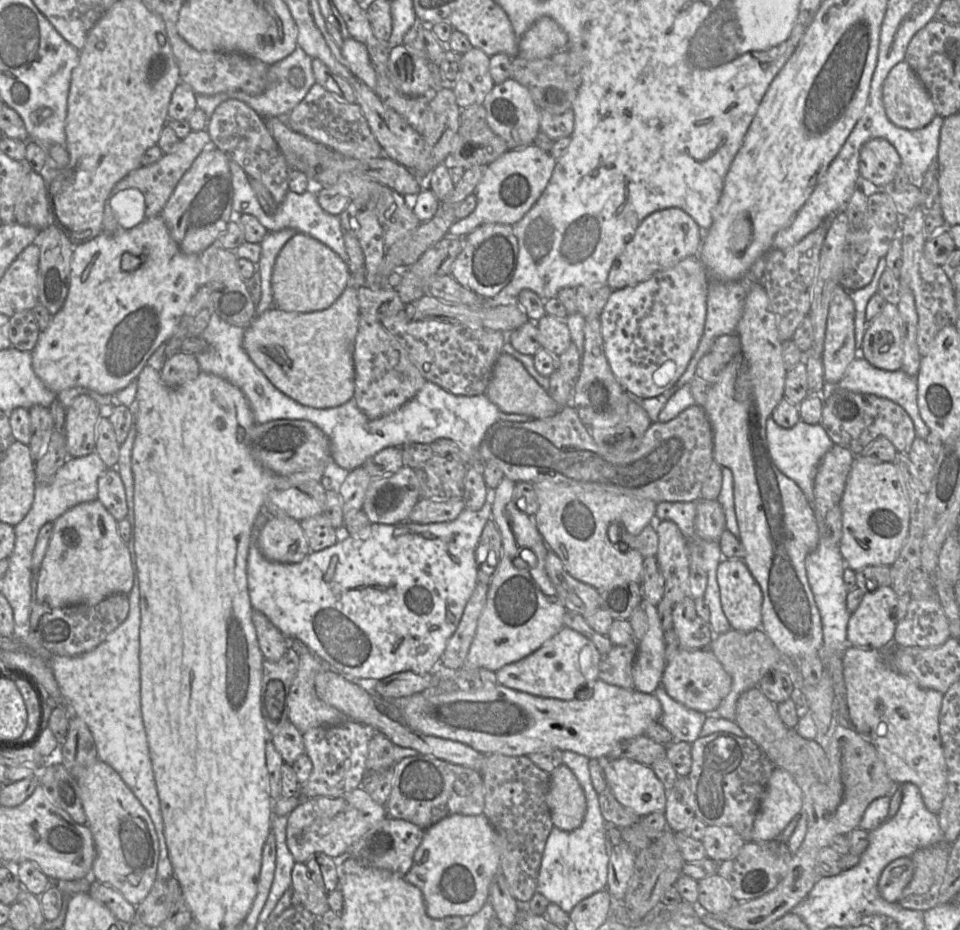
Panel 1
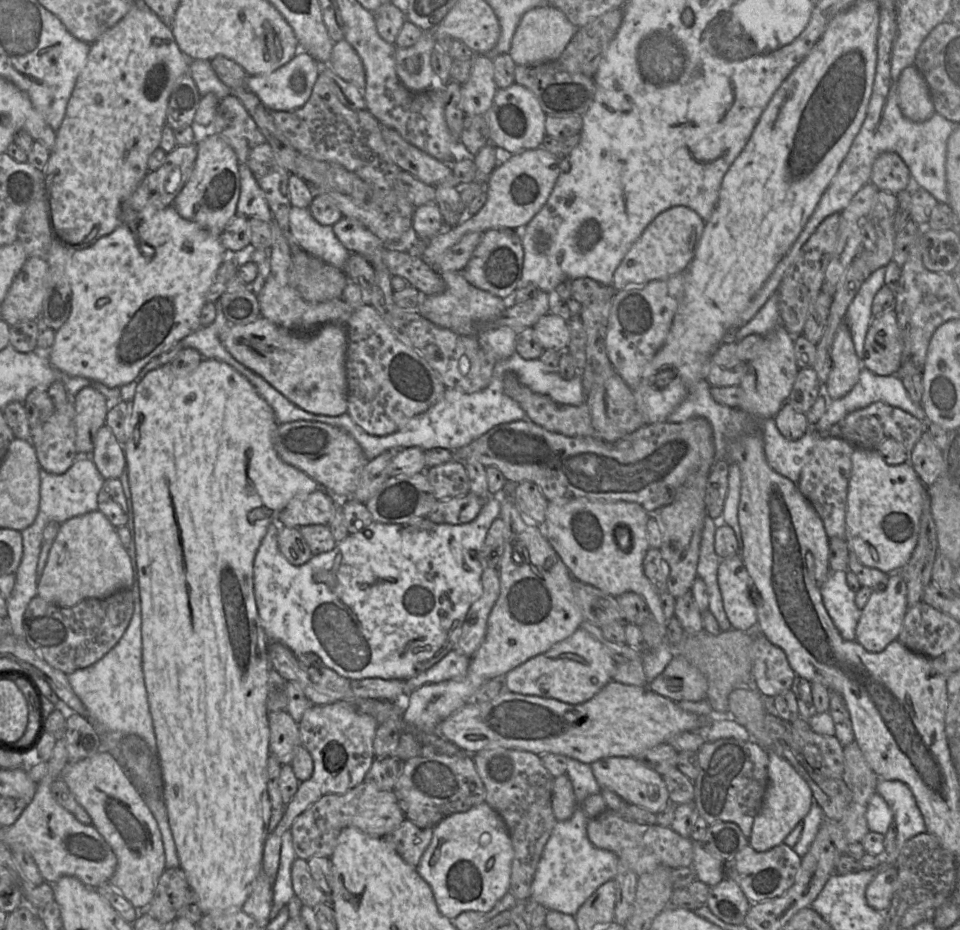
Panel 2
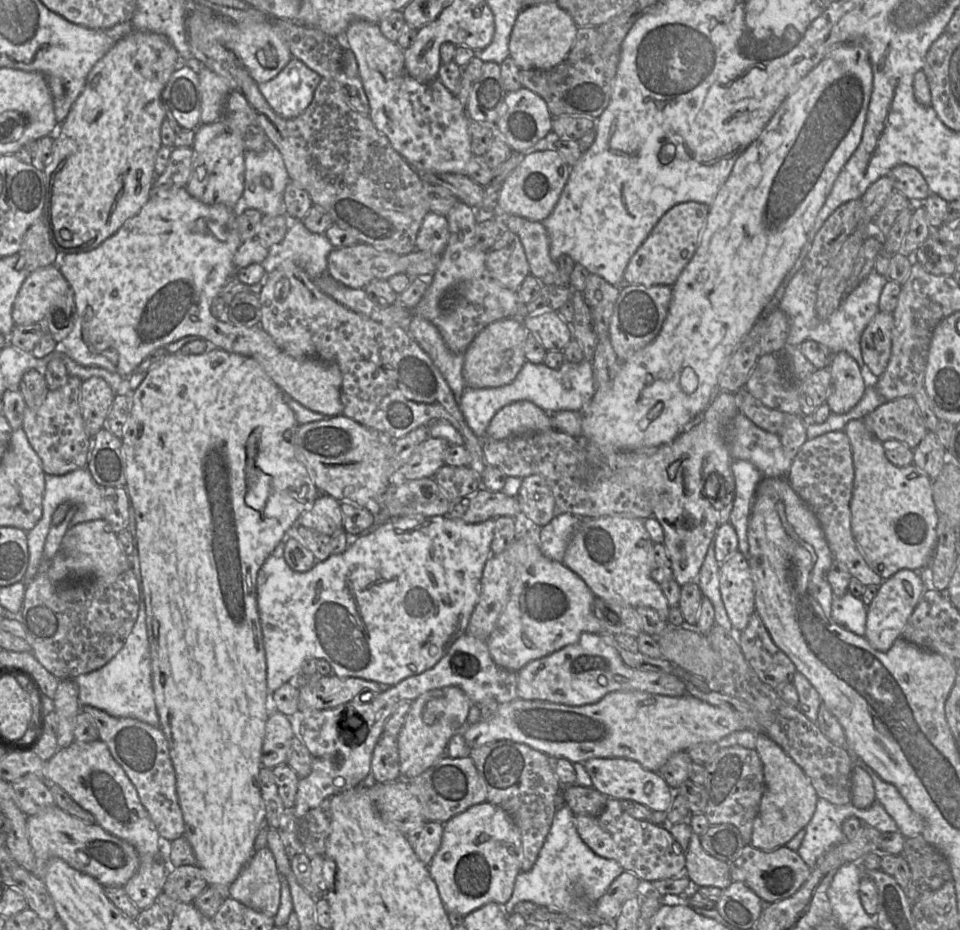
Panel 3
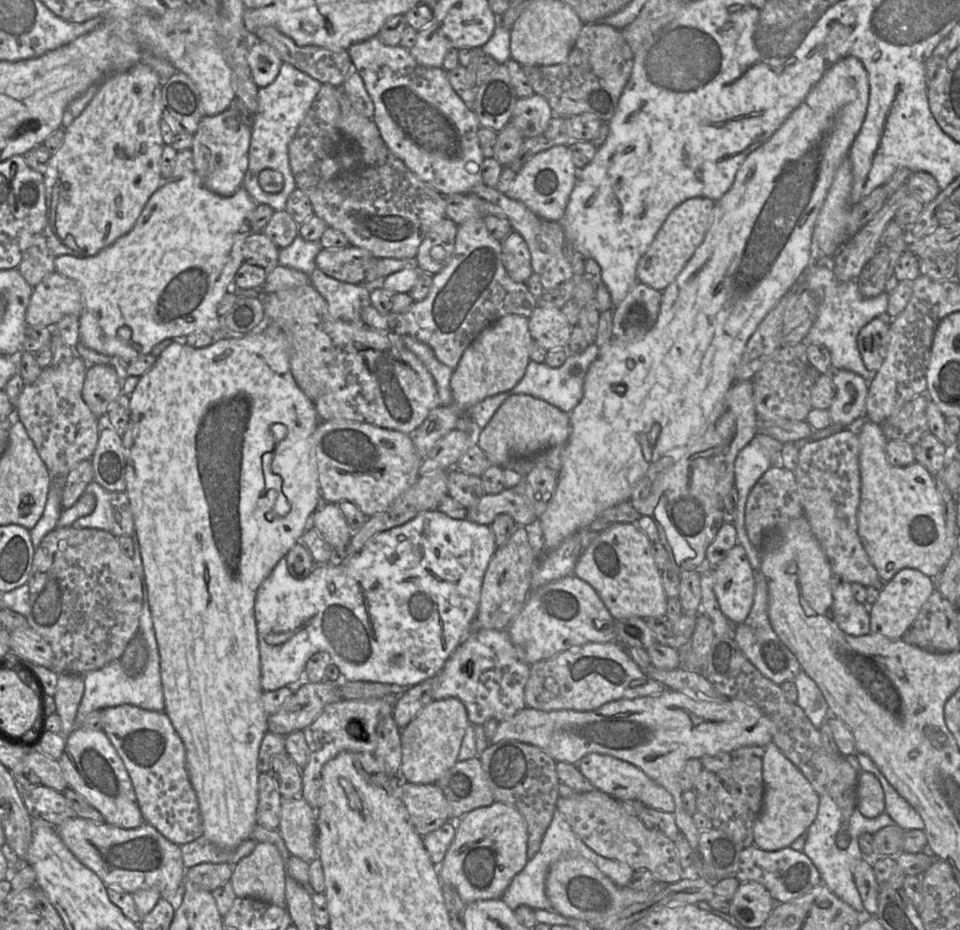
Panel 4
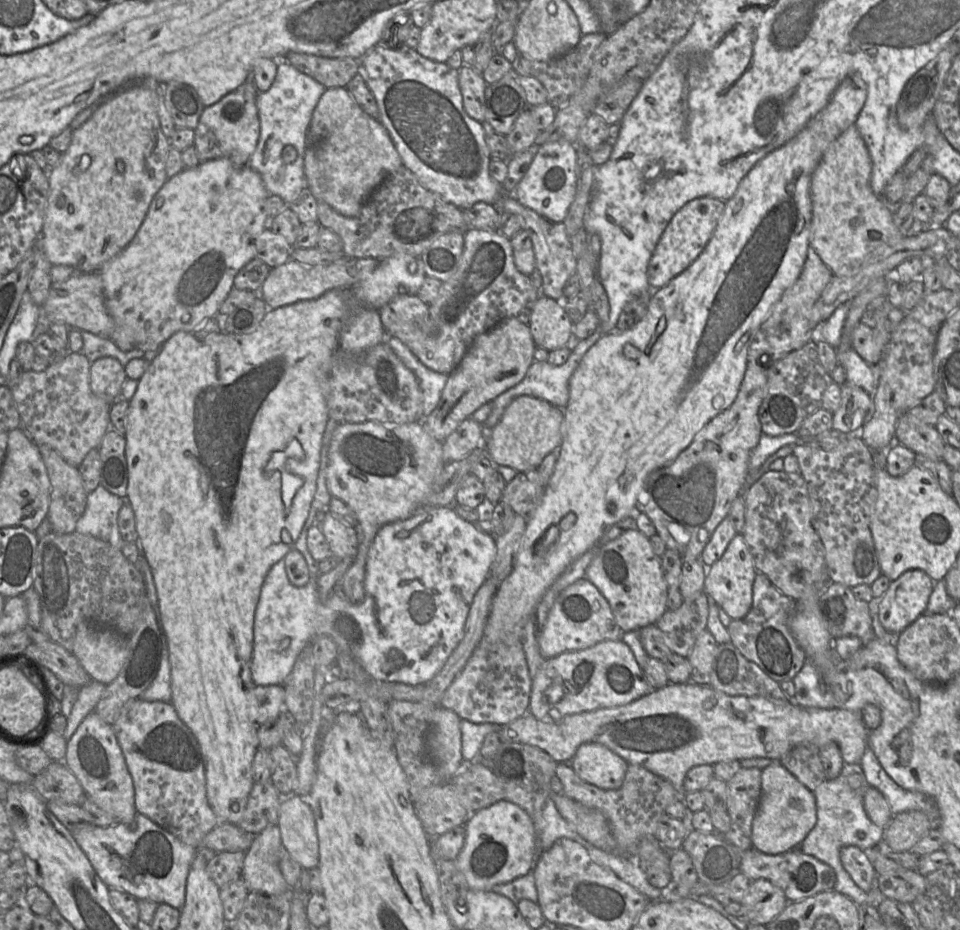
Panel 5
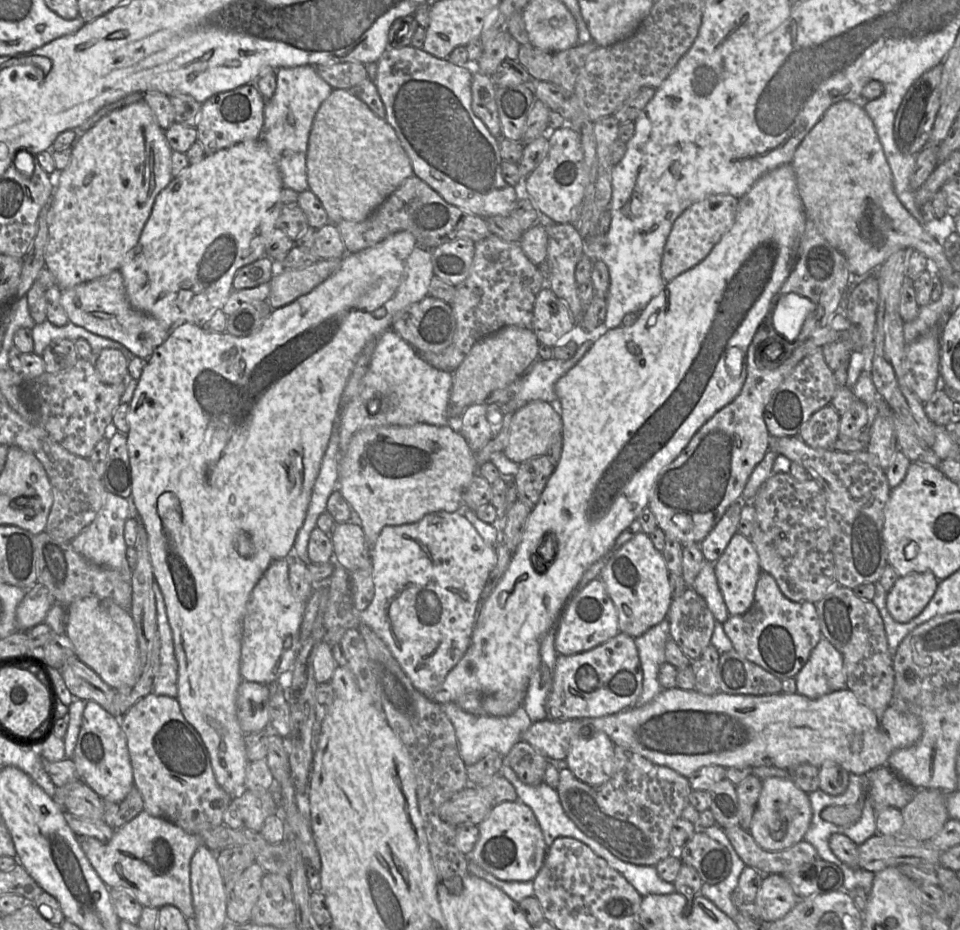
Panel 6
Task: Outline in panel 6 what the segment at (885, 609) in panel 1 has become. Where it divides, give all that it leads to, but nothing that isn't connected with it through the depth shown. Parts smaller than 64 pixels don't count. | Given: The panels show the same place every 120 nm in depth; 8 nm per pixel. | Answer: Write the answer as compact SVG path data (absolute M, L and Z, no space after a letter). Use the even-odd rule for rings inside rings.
M931 572L899 577L886 594L886 607L892 618L907 623L917 617L933 598L938 583Z

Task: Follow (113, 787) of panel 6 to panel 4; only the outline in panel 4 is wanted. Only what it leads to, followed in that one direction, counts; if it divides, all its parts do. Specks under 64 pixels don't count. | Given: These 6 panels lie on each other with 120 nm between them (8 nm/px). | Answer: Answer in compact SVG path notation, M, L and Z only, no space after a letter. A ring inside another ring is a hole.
M76 727L66 737L63 754L58 759L68 788L80 794L105 818L105 822L124 829L139 827L142 817L132 780L116 749L103 730Z

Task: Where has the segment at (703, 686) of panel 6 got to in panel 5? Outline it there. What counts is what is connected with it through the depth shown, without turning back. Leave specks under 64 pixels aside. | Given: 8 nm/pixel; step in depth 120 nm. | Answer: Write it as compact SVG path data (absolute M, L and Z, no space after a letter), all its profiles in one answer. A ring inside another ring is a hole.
M708 629L699 634L691 653L687 657L692 683L709 685L717 645L718 643Z

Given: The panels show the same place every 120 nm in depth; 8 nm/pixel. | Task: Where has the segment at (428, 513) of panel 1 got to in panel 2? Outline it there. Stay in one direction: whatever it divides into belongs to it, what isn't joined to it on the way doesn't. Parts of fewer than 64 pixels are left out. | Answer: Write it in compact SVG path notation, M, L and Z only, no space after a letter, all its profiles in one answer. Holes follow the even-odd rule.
M472 492L464 496L440 500L426 519L435 524L466 524L478 516L485 500Z

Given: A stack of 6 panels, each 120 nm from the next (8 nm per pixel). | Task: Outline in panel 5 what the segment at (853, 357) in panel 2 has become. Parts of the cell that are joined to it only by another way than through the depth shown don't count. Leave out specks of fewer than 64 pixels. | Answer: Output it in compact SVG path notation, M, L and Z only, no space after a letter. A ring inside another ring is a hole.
M846 381L841 385L840 407L833 413L833 429L843 433L859 433L867 421L870 408L870 394Z

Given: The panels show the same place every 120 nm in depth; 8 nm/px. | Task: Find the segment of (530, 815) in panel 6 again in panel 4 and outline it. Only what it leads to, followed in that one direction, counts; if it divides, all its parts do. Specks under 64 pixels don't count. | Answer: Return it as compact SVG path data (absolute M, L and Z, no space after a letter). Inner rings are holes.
M495 801L455 821L455 837L443 862L436 865L441 881L452 885L466 905L502 898L511 880L528 862L528 830L524 817L515 807Z

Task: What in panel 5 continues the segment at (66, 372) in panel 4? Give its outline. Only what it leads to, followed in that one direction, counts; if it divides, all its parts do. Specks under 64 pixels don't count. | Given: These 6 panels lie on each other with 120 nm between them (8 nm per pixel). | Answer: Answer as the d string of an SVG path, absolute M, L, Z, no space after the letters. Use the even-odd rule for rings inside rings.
M69 353L62 361L49 365L42 372L24 371L14 386L10 387L18 410L21 427L36 445L47 445L57 451L71 466L79 467L87 453L99 448L108 431L110 403L97 397L90 388L91 362L82 353Z

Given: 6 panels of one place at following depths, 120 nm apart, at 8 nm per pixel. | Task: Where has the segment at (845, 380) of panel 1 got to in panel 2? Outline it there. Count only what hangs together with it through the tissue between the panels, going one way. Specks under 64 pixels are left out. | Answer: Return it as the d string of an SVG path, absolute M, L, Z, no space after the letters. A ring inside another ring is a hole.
M866 367L861 370L859 381L846 396L835 400L827 400L826 412L820 418L820 420L811 427L811 429L813 429L817 434L827 434L833 426L838 425L838 423L849 413L857 409L865 408L868 405L878 401L901 408L902 410L912 414L924 422L928 429L928 423L930 422L928 421L926 412L924 411L921 404L916 403L911 399L902 379L897 374L888 376L877 375L868 370Z

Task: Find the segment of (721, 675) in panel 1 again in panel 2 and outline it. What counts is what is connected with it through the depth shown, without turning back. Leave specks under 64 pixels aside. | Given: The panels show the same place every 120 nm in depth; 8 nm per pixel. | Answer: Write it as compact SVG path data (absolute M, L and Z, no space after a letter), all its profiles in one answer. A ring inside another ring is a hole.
M675 654L665 670L647 686L674 702L706 699L708 682L704 674L684 656Z

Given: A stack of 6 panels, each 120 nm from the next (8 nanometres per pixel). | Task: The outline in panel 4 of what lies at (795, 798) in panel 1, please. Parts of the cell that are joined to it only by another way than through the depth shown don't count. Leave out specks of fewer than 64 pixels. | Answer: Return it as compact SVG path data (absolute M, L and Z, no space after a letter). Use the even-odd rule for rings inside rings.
M772 741L765 747L762 757L764 795L762 808L753 826L753 845L765 851L789 847L800 835L807 832L816 819L819 795L803 773L779 750Z

